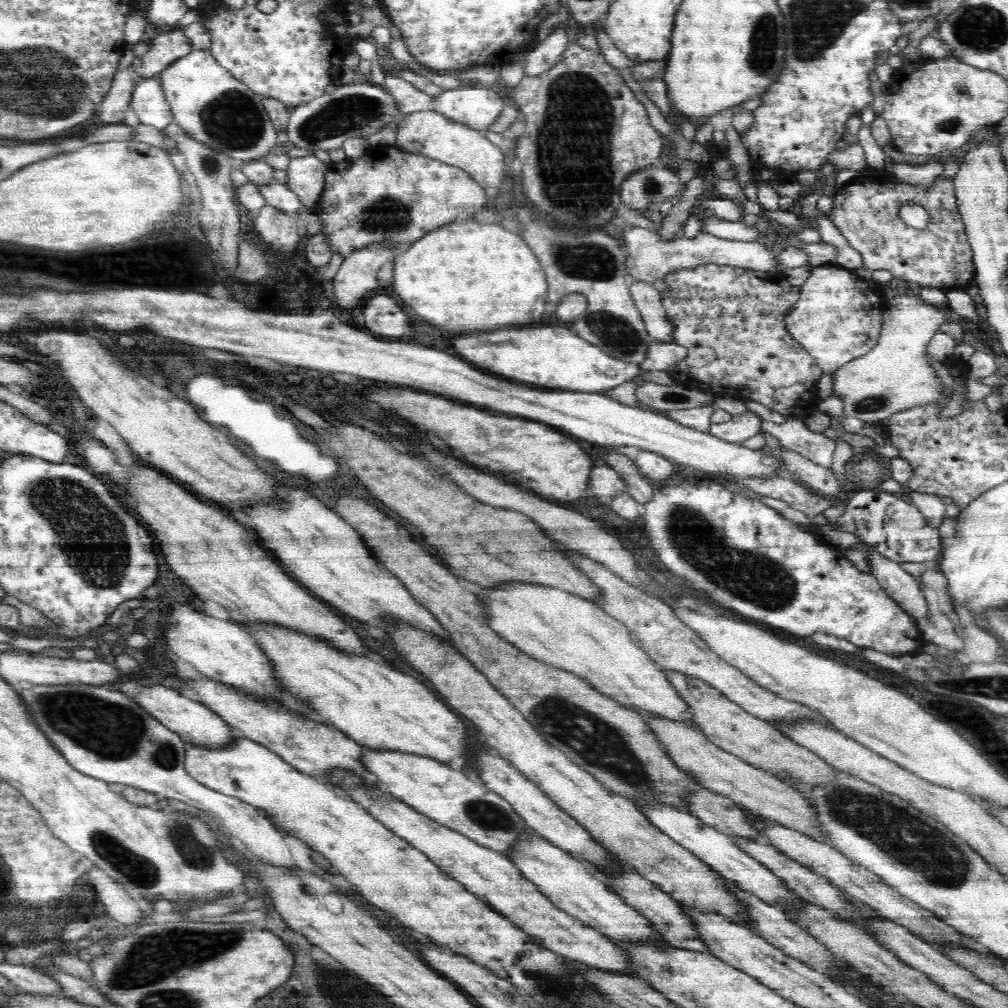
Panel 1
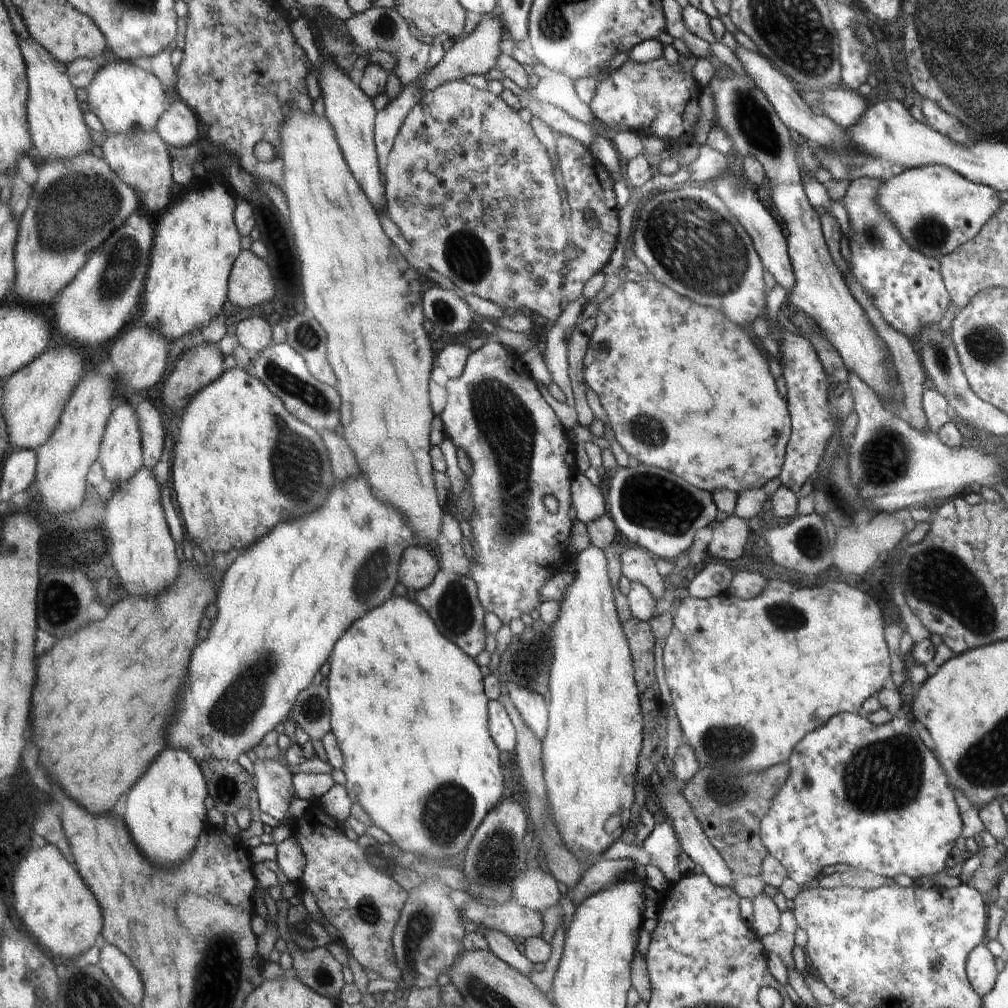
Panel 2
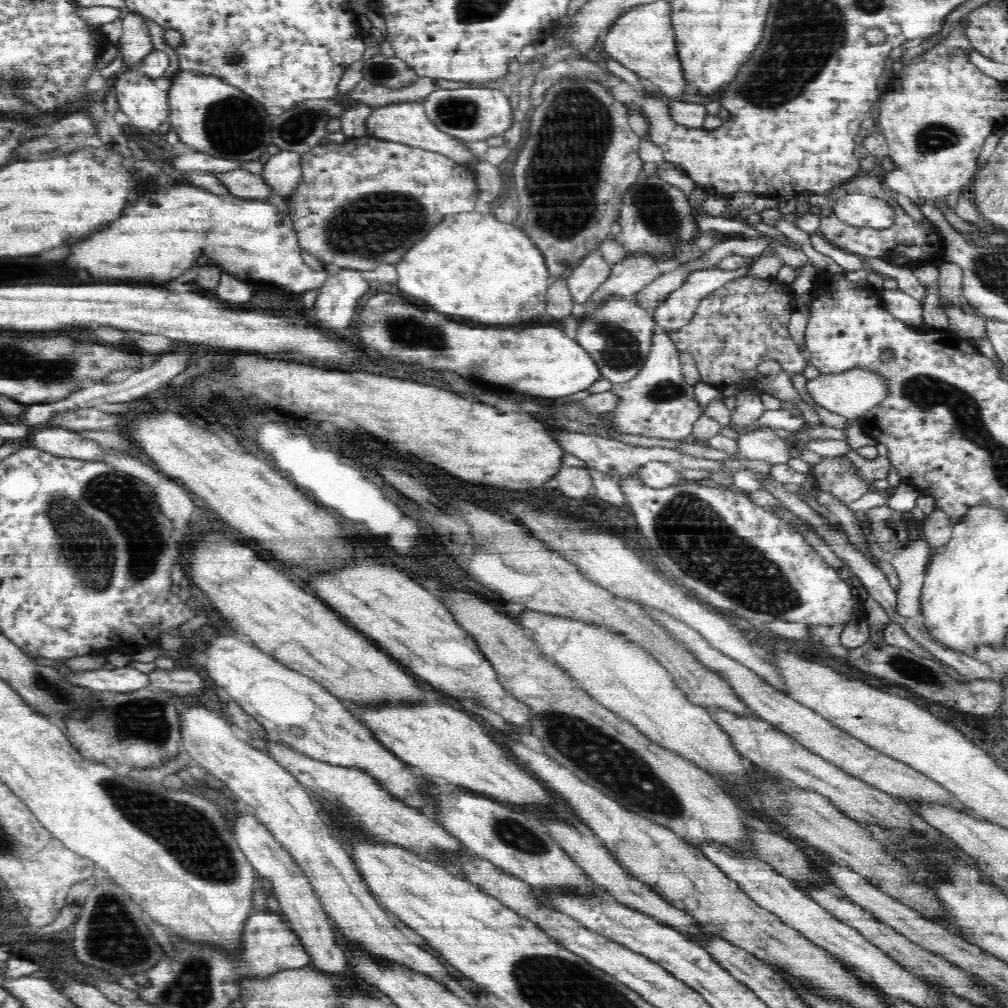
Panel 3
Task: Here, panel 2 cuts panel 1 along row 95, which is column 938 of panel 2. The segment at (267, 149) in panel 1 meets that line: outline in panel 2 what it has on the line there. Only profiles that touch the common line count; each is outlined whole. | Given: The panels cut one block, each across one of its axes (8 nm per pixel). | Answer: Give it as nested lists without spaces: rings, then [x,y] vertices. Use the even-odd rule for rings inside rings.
[[[942,165],[904,169],[901,174],[882,181],[877,201],[902,238],[914,250],[936,260],[978,235],[1003,204],[993,188],[970,182],[965,176]]]

